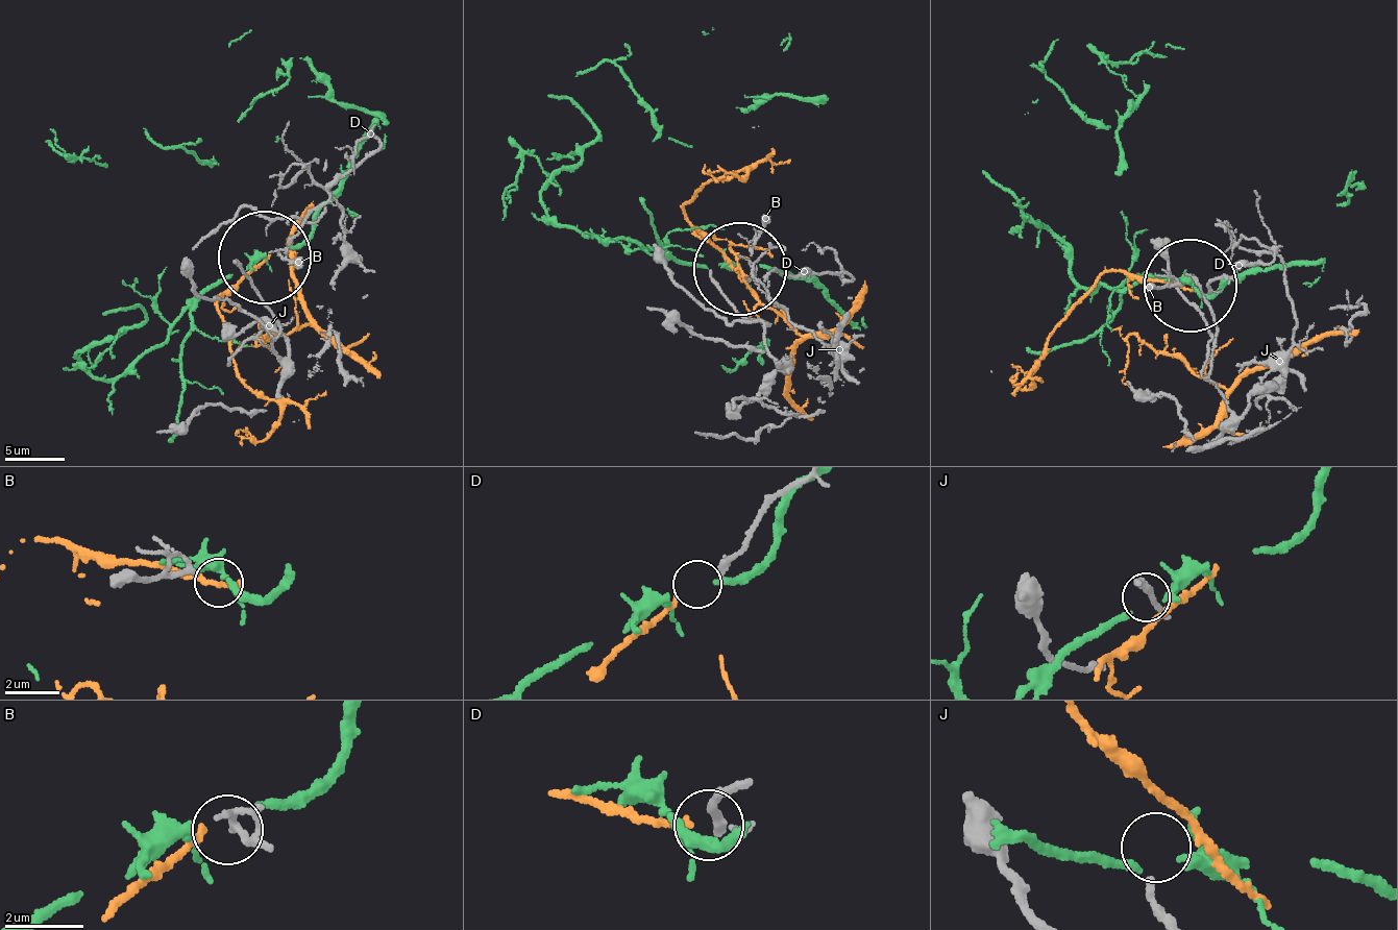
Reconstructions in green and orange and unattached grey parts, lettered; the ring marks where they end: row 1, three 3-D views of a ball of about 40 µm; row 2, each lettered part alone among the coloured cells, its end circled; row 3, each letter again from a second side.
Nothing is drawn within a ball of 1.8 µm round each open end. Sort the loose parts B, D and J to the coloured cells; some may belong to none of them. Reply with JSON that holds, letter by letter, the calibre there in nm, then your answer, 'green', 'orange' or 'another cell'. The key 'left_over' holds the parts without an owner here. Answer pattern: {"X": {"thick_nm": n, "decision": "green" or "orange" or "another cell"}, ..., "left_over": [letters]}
{"B": {"thick_nm": 130, "decision": "green"}, "D": {"thick_nm": 170, "decision": "orange"}, "J": {"thick_nm": 200, "decision": "another cell"}, "left_over": ["J"]}

